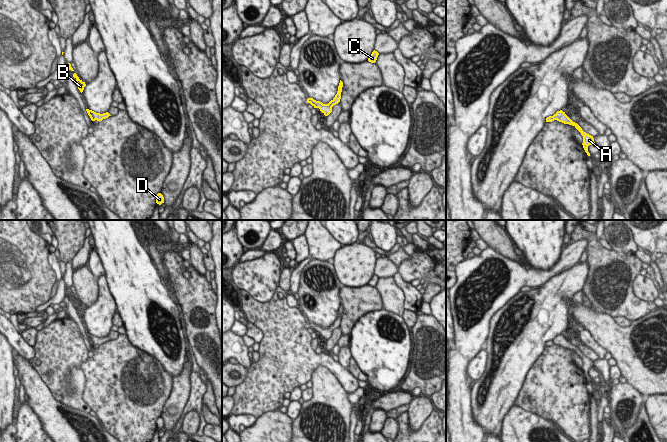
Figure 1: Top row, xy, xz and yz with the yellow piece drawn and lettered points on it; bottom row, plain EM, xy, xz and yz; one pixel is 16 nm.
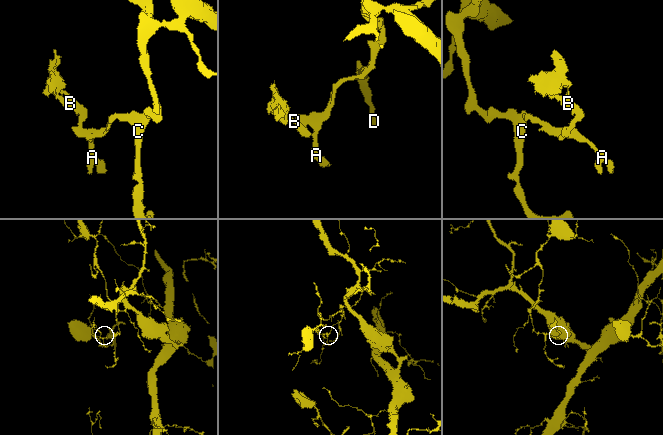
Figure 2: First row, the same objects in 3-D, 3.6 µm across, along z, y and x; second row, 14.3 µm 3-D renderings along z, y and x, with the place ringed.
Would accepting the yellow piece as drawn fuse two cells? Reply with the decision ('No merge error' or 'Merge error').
No merge error

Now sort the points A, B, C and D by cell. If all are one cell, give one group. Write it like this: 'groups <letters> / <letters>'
groups A B C D

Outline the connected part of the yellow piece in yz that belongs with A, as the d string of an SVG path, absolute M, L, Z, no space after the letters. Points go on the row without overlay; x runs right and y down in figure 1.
M562 334L557 335L553 340L546 342L546 346L552 346L554 344L574 350L583 360L583 372L587 379L590 380L590 377L588 376L588 370L595 368L593 360L584 356L582 352L577 347L573 346Z

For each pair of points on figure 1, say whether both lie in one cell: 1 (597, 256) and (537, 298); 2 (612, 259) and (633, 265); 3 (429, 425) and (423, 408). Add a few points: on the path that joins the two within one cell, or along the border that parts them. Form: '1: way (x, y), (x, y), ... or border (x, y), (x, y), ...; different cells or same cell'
1: border (587, 260), (589, 272), (588, 280), (584, 285); different cells
2: way (617, 264), (628, 265); same cell
3: border (434, 409), (417, 429), (410, 430); different cells

